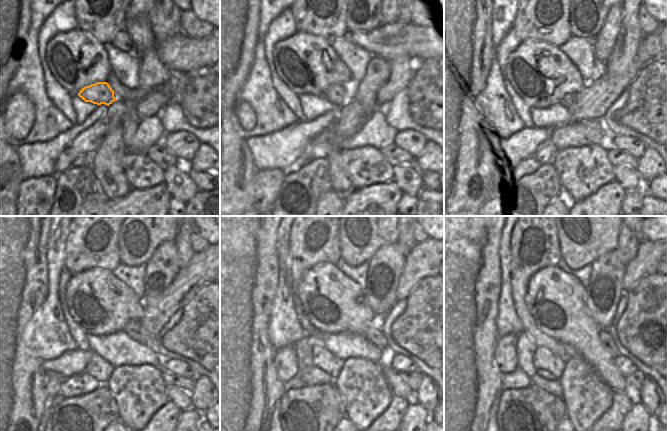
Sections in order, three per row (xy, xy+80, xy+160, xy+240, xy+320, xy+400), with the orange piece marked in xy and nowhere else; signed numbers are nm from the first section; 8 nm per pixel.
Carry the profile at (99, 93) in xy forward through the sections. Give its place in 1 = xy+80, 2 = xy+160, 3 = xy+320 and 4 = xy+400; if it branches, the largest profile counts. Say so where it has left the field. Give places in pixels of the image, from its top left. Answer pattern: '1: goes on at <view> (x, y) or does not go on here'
1: goes on at xy+80 (338, 94)
2: goes on at xy+160 (571, 99)
3: goes on at xy+320 (374, 334)
4: goes on at xy+400 (607, 340)

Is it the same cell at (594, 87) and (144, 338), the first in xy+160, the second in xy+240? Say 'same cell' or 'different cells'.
different cells

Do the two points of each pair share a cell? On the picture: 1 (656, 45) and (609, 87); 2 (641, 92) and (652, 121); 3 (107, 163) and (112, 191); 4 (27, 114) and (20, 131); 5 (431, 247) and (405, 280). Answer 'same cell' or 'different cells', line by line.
1: same cell
2: same cell
3: same cell
4: same cell
5: same cell

